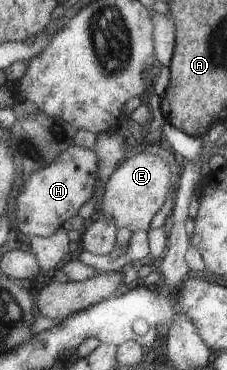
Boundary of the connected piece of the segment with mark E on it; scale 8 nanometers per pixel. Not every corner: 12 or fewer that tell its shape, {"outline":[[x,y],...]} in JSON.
{"outline":[[133,150],[105,182],[99,212],[148,232],[168,164]]}

